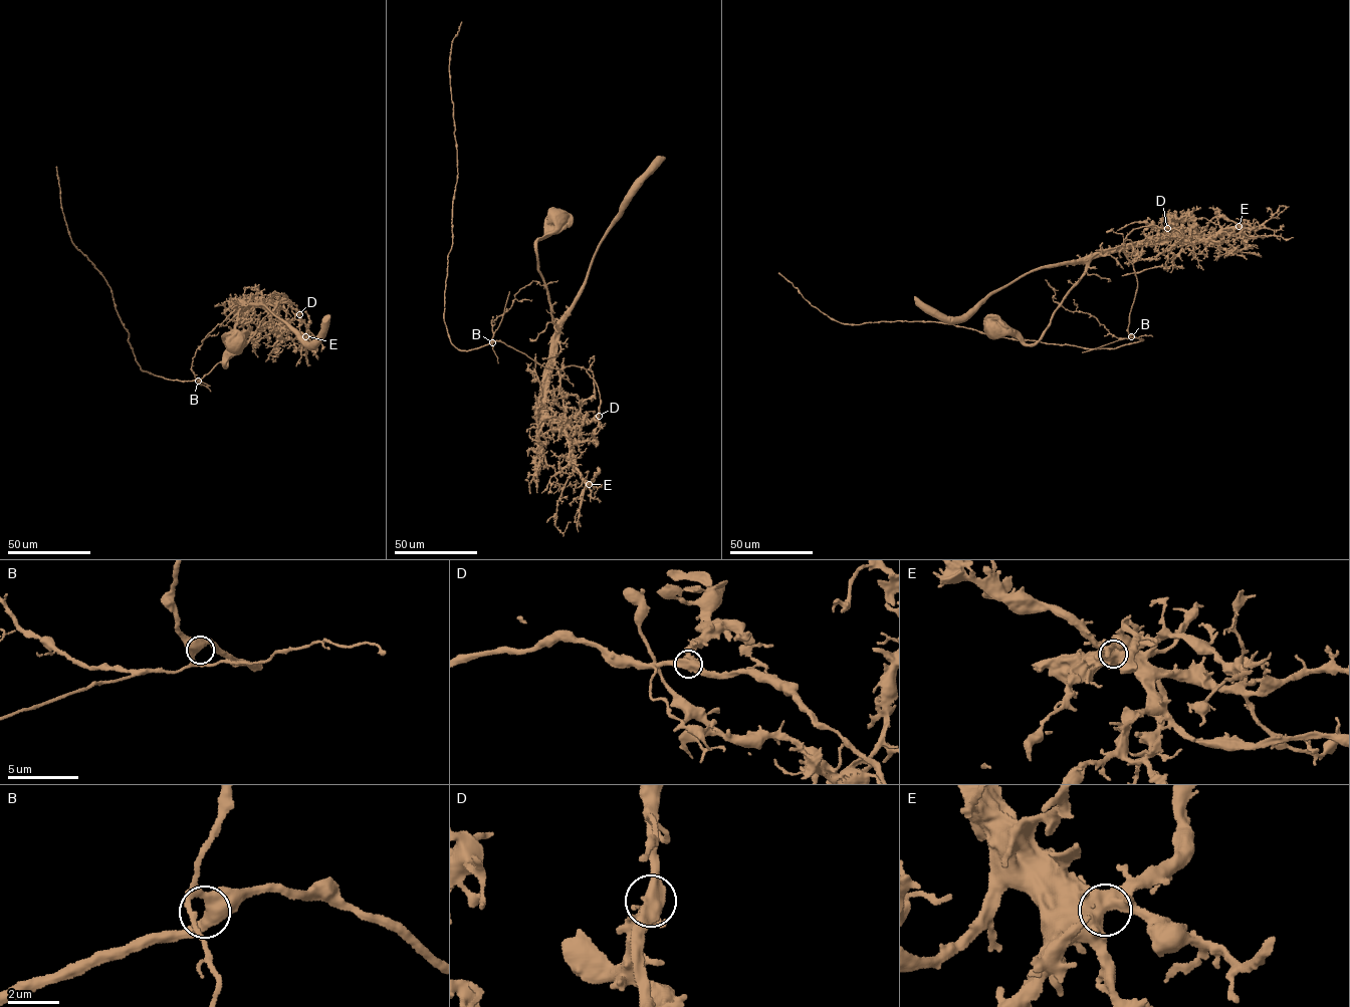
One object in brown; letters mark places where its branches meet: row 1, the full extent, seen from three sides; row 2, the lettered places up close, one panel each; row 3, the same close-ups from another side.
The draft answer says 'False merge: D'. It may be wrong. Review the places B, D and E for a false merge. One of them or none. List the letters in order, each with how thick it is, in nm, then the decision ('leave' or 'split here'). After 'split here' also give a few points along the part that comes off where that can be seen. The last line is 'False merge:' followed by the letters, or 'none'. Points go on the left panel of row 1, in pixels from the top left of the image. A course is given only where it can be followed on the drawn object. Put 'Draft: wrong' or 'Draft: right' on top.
Draft: right
B: 440 nm | leave
D: 480 nm | split here | (299, 313), (281, 302), (201, 379), (143, 370), (110, 288), (72, 243), (56, 166)
E: 500 nm | leave
False merge: D

